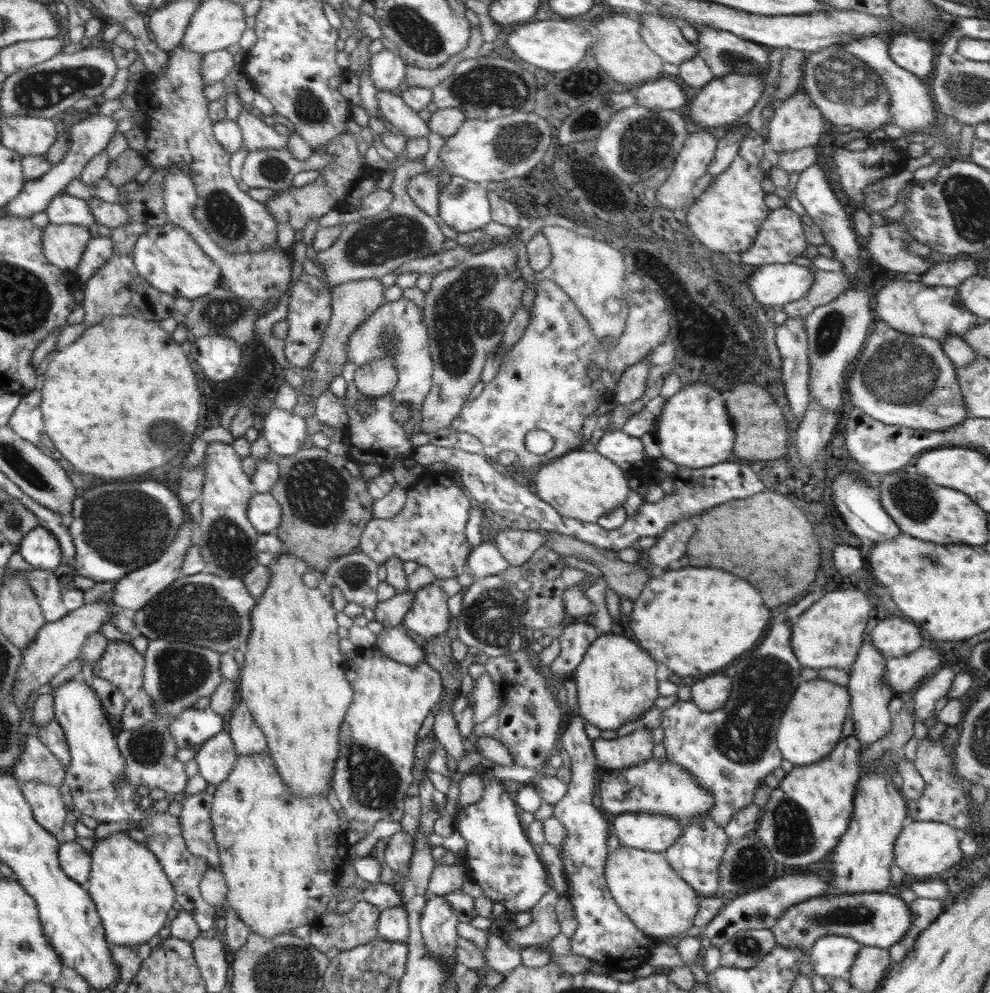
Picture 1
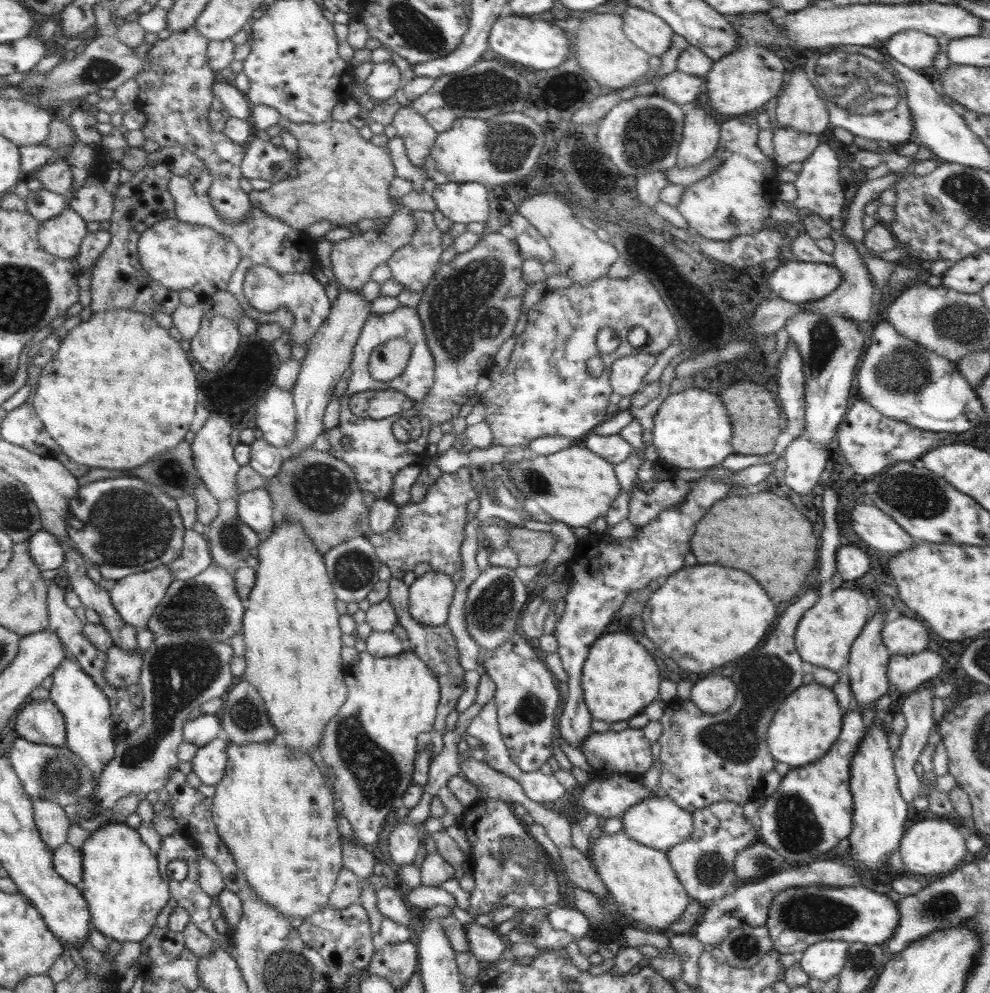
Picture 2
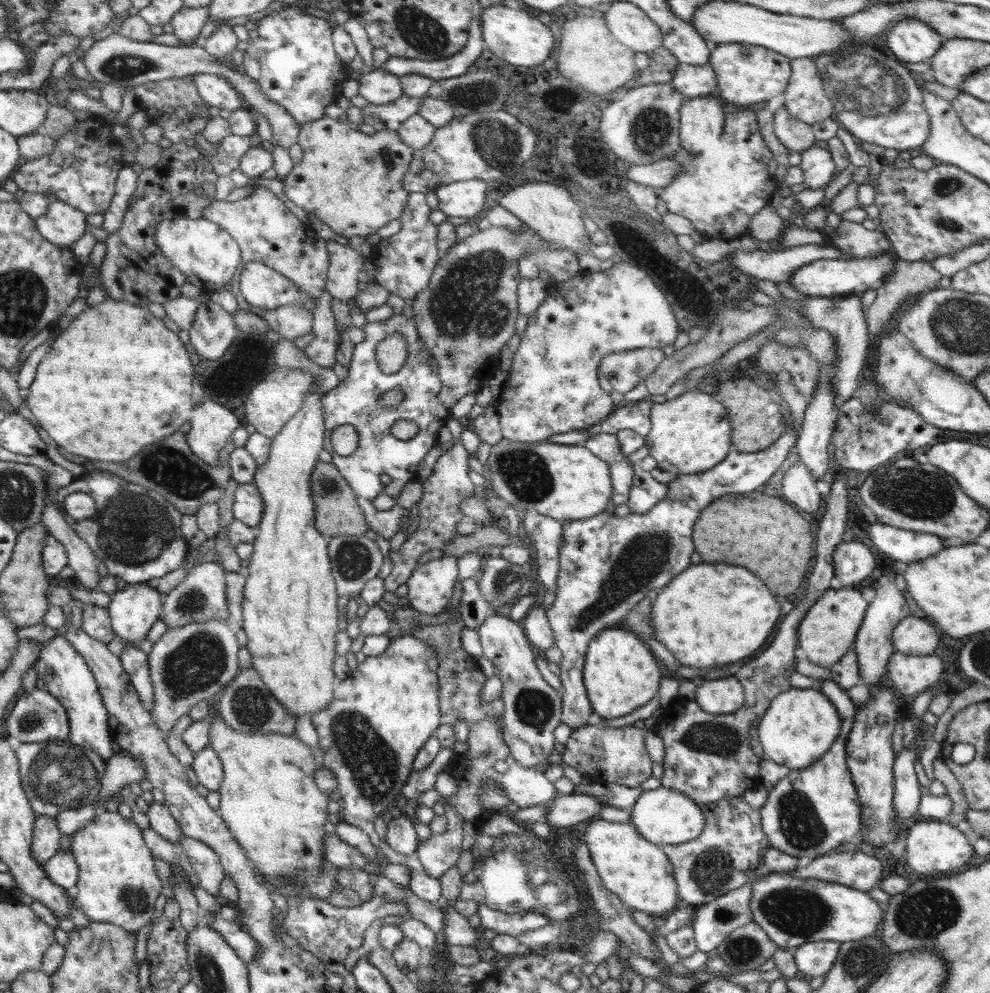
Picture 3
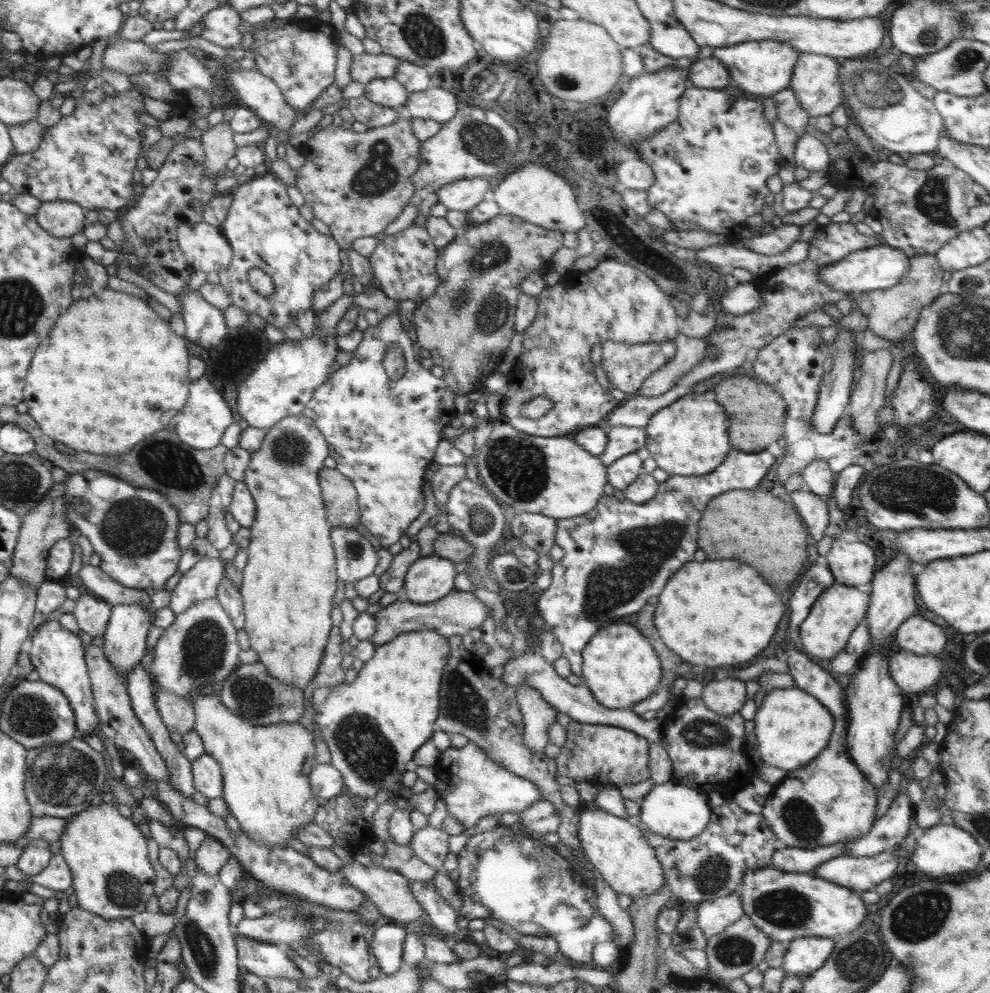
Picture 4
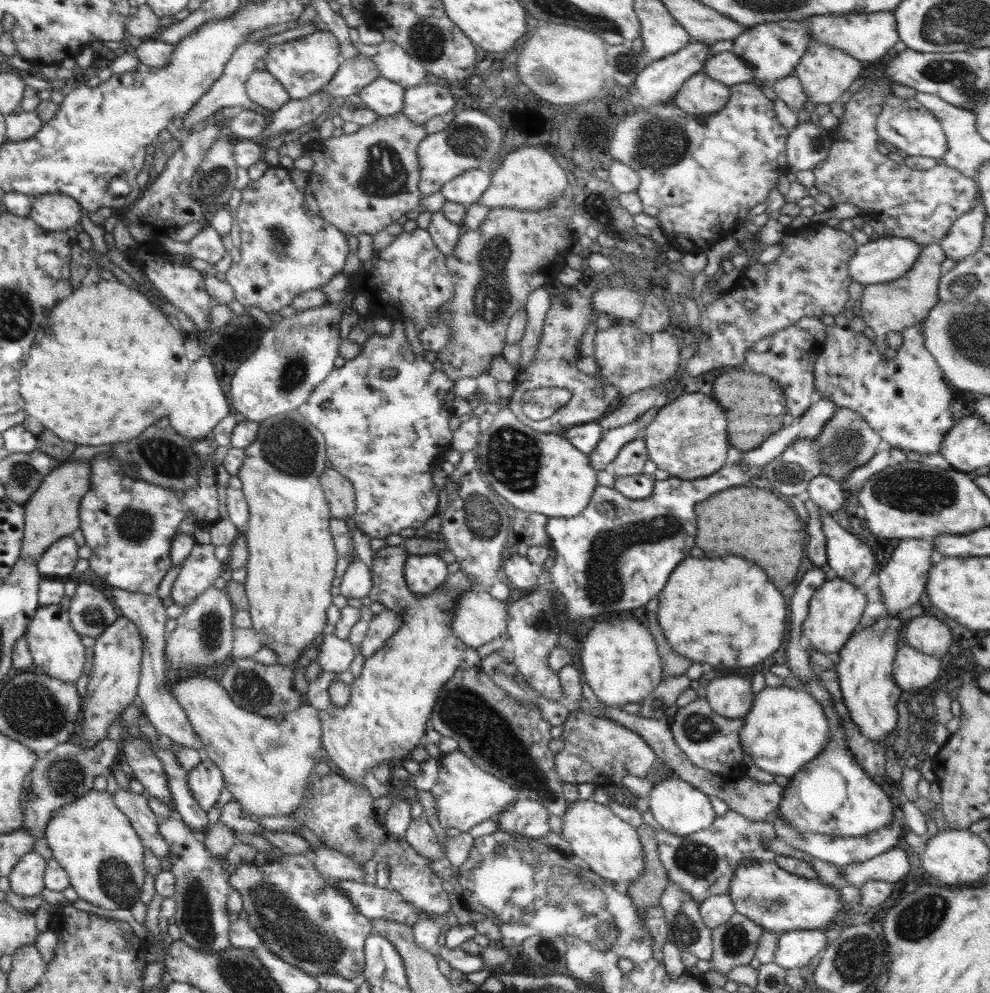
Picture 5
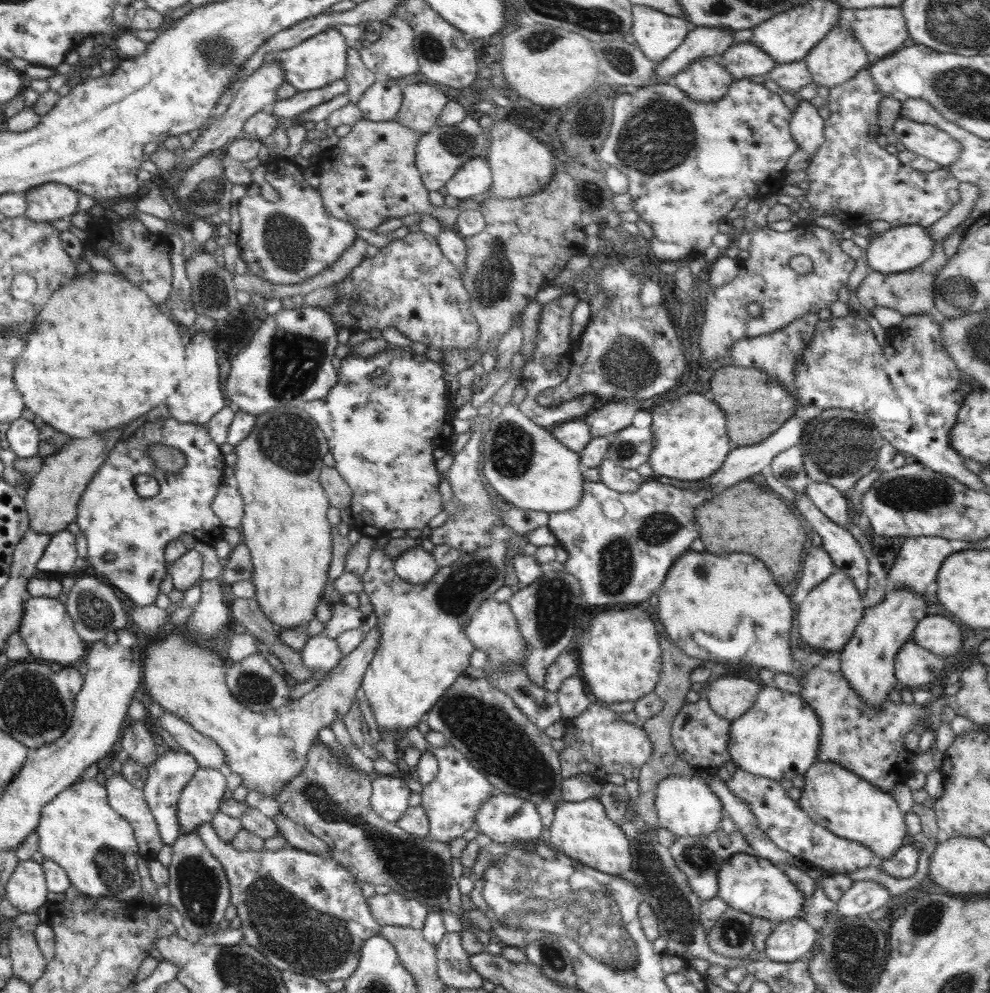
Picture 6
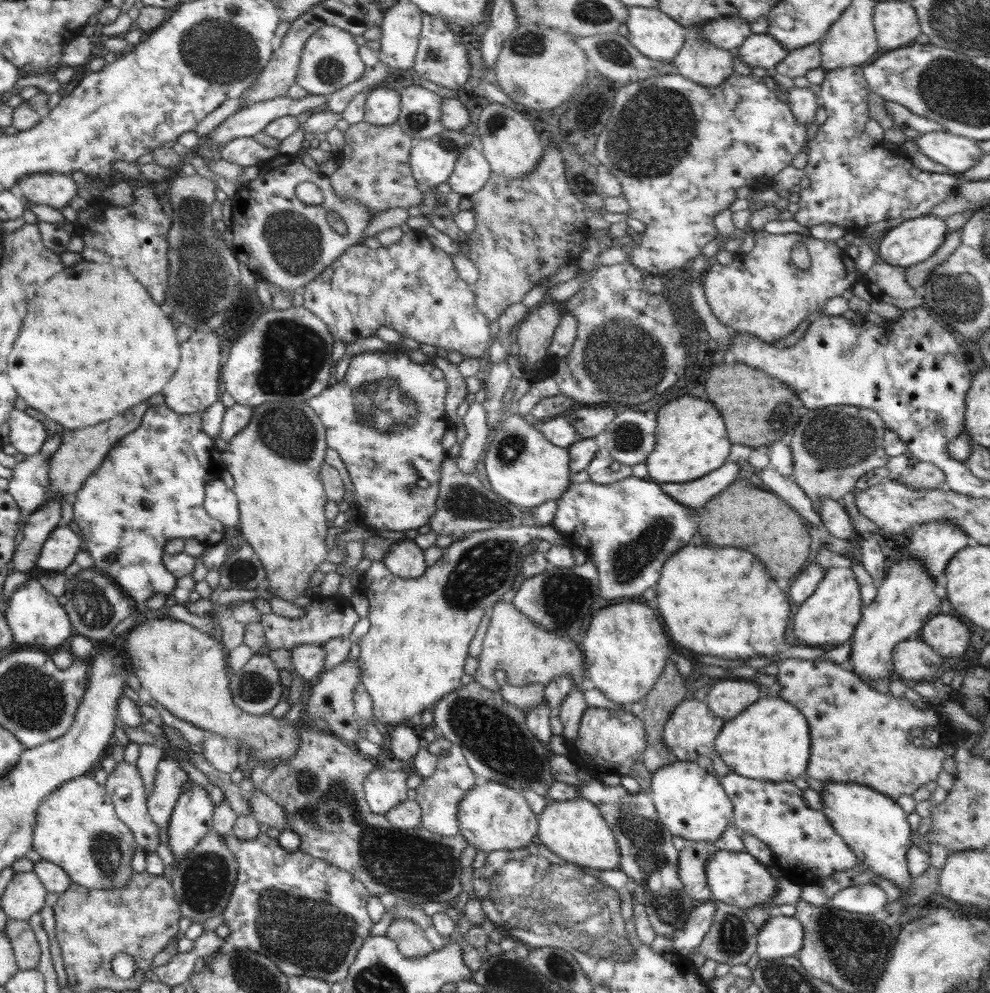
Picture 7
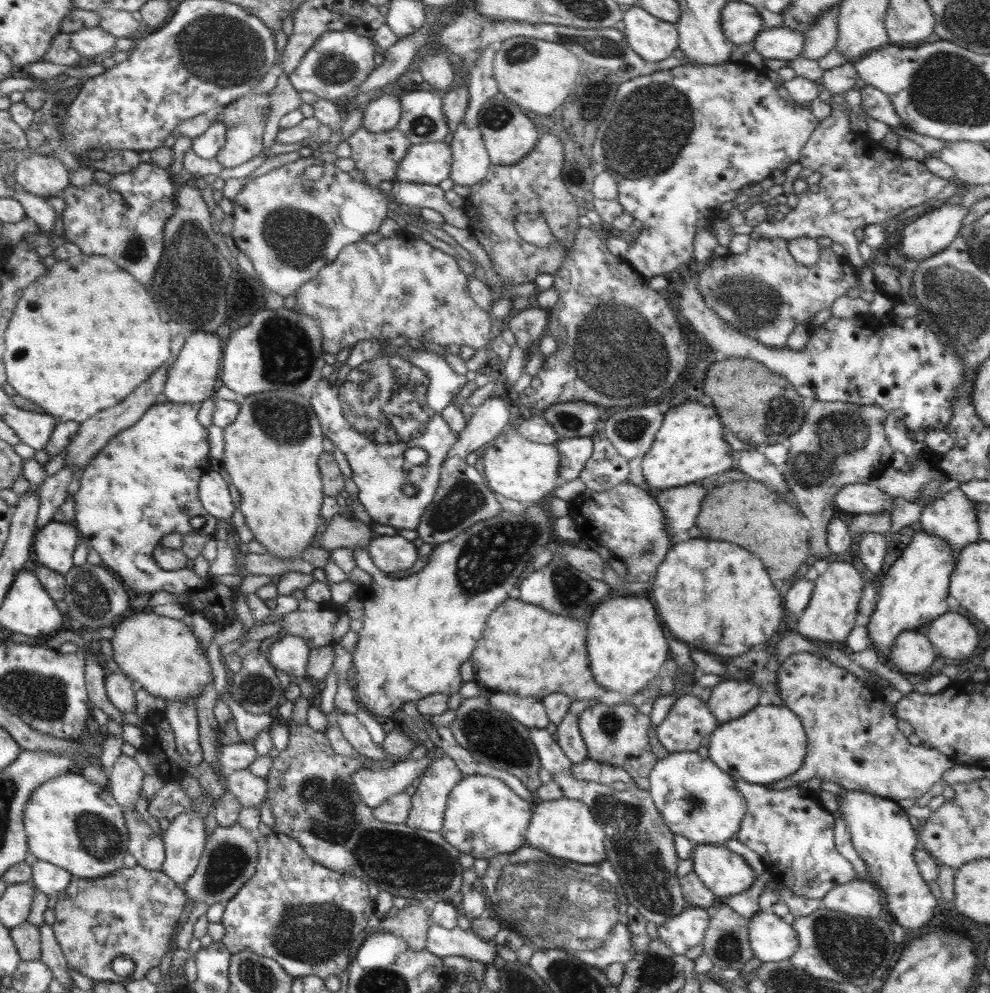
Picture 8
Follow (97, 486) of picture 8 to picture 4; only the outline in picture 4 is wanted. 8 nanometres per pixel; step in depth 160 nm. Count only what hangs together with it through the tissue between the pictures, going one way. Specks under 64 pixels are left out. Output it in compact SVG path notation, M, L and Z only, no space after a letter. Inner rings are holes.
M82 472L67 477L65 502L80 498L88 503L84 518L74 512L72 504L68 504L64 512L67 520L90 540L93 552L100 556L99 567L110 578L128 588L164 589L168 578L176 574L182 555L177 543L178 511L157 490L132 486L118 478L112 478L118 482L116 490L90 490L87 482L92 479L92 474Z

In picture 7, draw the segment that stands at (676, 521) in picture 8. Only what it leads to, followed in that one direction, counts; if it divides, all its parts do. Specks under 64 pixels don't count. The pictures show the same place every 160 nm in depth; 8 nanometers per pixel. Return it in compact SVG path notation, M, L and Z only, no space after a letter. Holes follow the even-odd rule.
M727 461L724 466L720 466L718 470L702 476L702 478L693 481L676 483L664 482L659 483L660 488L670 499L684 505L684 507L702 508L712 496L716 496L718 492L722 492L728 484L732 484L732 480L736 476L740 476L738 472L739 466L734 461Z

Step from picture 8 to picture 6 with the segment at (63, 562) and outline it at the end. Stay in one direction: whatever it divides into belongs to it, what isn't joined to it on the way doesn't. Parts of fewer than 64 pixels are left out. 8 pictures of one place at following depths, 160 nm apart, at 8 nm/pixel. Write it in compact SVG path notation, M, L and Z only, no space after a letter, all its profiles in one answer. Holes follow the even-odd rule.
M68 529L59 530L51 536L43 555L37 562L42 572L75 573L74 561L78 558L75 535Z

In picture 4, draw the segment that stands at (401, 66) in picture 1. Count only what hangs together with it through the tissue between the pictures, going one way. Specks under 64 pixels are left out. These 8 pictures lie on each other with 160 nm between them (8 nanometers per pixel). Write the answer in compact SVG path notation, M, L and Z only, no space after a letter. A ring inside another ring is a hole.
M374 78L365 87L365 95L376 104L398 108L407 101L409 92L394 78Z

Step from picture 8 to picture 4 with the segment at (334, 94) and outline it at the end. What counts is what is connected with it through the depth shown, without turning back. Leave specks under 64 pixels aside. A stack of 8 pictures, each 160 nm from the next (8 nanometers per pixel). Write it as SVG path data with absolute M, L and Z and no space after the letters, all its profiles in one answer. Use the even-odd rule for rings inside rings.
M288 22L275 30L255 30L254 42L255 70L270 77L284 95L286 102L295 108L298 114L308 112L311 104L334 84L334 70L339 38L336 30L326 22L318 26L294 26Z

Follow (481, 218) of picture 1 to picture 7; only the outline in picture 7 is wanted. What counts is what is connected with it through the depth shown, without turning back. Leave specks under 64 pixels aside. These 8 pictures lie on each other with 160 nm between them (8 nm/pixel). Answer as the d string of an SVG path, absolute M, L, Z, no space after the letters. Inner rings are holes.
M474 138L457 158L448 184L454 192L463 197L477 193L492 176L489 162Z

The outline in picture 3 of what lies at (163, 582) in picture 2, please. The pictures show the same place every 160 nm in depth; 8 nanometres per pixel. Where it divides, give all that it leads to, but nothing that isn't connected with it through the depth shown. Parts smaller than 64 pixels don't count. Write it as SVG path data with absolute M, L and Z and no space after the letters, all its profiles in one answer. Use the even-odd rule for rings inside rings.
M147 582L121 583L118 590L112 593L111 598L107 608L111 618L111 627L114 634L117 634L118 638L122 638L123 641L142 642L146 639L146 634L152 624L162 616L164 594L160 594L156 587L148 585Z

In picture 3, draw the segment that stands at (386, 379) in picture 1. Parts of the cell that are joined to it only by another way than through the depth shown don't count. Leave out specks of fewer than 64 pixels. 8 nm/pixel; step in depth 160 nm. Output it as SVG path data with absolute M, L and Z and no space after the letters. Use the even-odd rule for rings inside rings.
M389 334L377 344L375 355L378 368L384 374L398 373L408 359L407 340L401 334Z

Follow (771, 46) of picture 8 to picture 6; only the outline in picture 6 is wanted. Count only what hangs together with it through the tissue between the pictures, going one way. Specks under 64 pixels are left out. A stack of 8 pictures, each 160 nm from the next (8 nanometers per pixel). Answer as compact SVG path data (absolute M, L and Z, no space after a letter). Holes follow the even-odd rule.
M750 40L745 43L735 42L717 58L718 63L730 72L735 80L764 76L775 67L774 59Z

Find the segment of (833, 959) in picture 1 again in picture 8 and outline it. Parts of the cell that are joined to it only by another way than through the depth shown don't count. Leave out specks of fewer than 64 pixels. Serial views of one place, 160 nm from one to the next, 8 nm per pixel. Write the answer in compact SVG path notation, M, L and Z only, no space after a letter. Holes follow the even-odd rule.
M771 911L756 912L749 919L748 934L753 955L761 962L789 960L796 952L798 935L790 920L781 919Z

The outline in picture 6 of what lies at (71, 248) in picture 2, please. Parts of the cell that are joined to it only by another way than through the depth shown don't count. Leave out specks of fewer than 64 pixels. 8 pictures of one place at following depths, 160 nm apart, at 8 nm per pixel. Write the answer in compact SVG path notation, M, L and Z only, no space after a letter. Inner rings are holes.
M46 183L24 193L27 202L25 217L36 222L50 223L78 211L78 193L65 184Z

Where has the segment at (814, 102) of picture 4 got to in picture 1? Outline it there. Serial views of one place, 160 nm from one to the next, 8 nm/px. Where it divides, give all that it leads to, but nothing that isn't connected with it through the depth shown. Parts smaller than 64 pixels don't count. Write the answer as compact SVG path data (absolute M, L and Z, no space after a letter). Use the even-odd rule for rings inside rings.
M802 88L795 90L786 100L780 101L775 108L773 117L768 120L767 142L772 145L772 150L778 154L782 151L793 151L806 147L816 147L822 132L824 132L823 114L814 104L810 95Z

